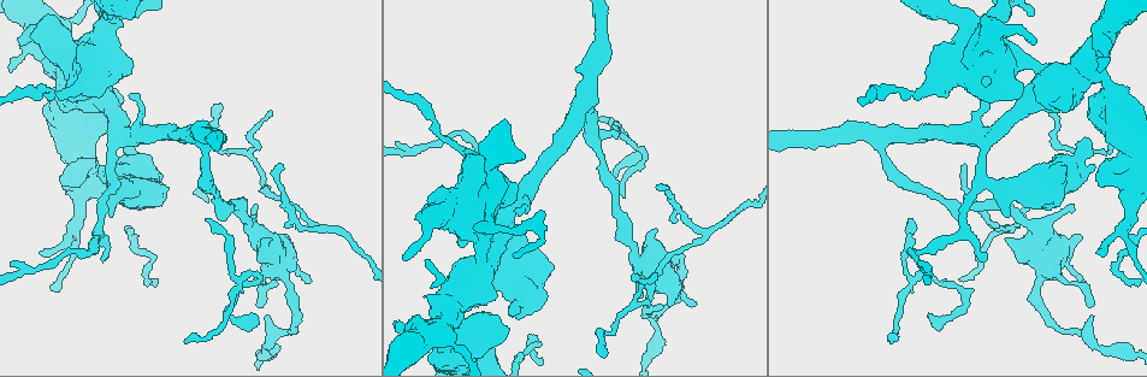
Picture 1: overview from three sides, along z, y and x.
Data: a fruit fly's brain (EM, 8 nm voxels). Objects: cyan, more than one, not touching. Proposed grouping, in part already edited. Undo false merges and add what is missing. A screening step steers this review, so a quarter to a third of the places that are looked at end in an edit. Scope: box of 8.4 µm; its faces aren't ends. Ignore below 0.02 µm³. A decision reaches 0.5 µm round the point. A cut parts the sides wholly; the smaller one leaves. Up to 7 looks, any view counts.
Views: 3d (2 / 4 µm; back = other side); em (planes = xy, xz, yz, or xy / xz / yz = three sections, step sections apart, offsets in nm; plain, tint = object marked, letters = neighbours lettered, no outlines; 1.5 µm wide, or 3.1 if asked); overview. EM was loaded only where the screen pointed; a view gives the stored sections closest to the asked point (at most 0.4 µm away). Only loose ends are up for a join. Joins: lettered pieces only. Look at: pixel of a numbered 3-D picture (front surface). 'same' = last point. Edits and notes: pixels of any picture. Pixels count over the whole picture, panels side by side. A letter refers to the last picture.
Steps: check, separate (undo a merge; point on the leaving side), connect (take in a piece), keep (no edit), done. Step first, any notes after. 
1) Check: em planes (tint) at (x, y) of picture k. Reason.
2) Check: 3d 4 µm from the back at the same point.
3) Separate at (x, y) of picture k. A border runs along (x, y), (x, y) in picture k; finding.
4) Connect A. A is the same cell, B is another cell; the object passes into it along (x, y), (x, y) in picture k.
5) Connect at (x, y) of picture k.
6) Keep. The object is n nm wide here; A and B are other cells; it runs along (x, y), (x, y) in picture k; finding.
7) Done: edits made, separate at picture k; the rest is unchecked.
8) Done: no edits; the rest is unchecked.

Check: 3d 2 µm at (101, 259) of picture 1. Thin end.

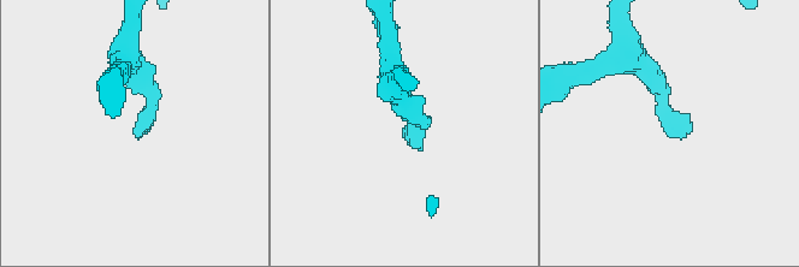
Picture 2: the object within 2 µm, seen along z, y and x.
Check: em planes (letters) at (680, 137) of picture 2. Need the tissue.

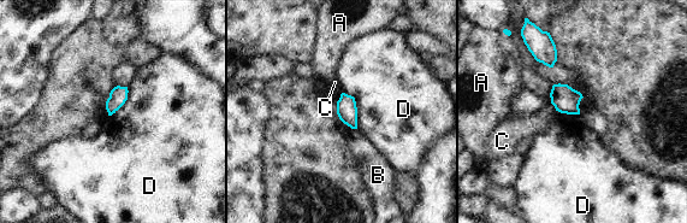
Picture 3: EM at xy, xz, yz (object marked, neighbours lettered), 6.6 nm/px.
Keep. The longest contact is with D, 260 nm; A, B, C and D are other cells; a border runs along (342, 92), (354, 98), (357, 128) in picture 3; no lettered piece goes on from it.

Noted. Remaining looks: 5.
Check: 3d 4 µm from the back at (668, 303) of picture 1. Thick end.

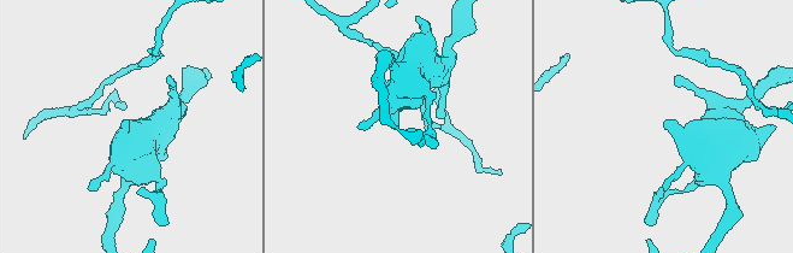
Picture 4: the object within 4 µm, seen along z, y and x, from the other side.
Check: em xz step 8 (tint) at (128, 123) of picture 4.

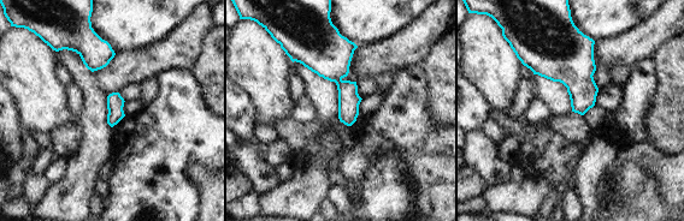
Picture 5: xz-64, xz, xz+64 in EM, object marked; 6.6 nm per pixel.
Check: em xz step 8 (letters) at the same point. What lies round it.

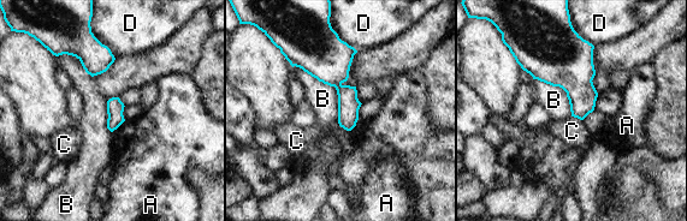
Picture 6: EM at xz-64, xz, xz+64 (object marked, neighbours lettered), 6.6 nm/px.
Keep. A, B, C and D are other cells; a border runs along (292, 66), (335, 88), (338, 120) in picture 6; no lettered piece goes on from it.

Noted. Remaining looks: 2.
Check: em xz step 4 (tint) at (283, 166) of picture 1. Tapers out.

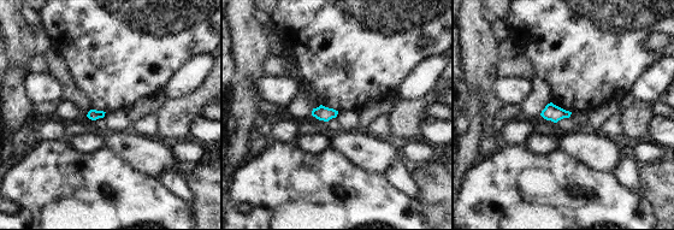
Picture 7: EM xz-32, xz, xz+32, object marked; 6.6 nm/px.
Check: em planes (letters) at the same point. Another direction.

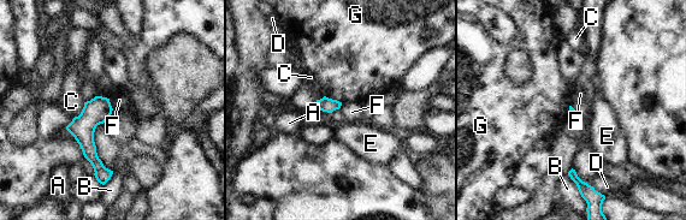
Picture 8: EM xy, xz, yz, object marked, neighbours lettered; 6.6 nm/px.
Keep. A, B, C, D, E, F and G are other cells; a border runs along (108, 99), (113, 108) in picture 8; no lettered piece goes on from it.

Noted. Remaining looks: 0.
Done: no edits; the rest is unchecked.

